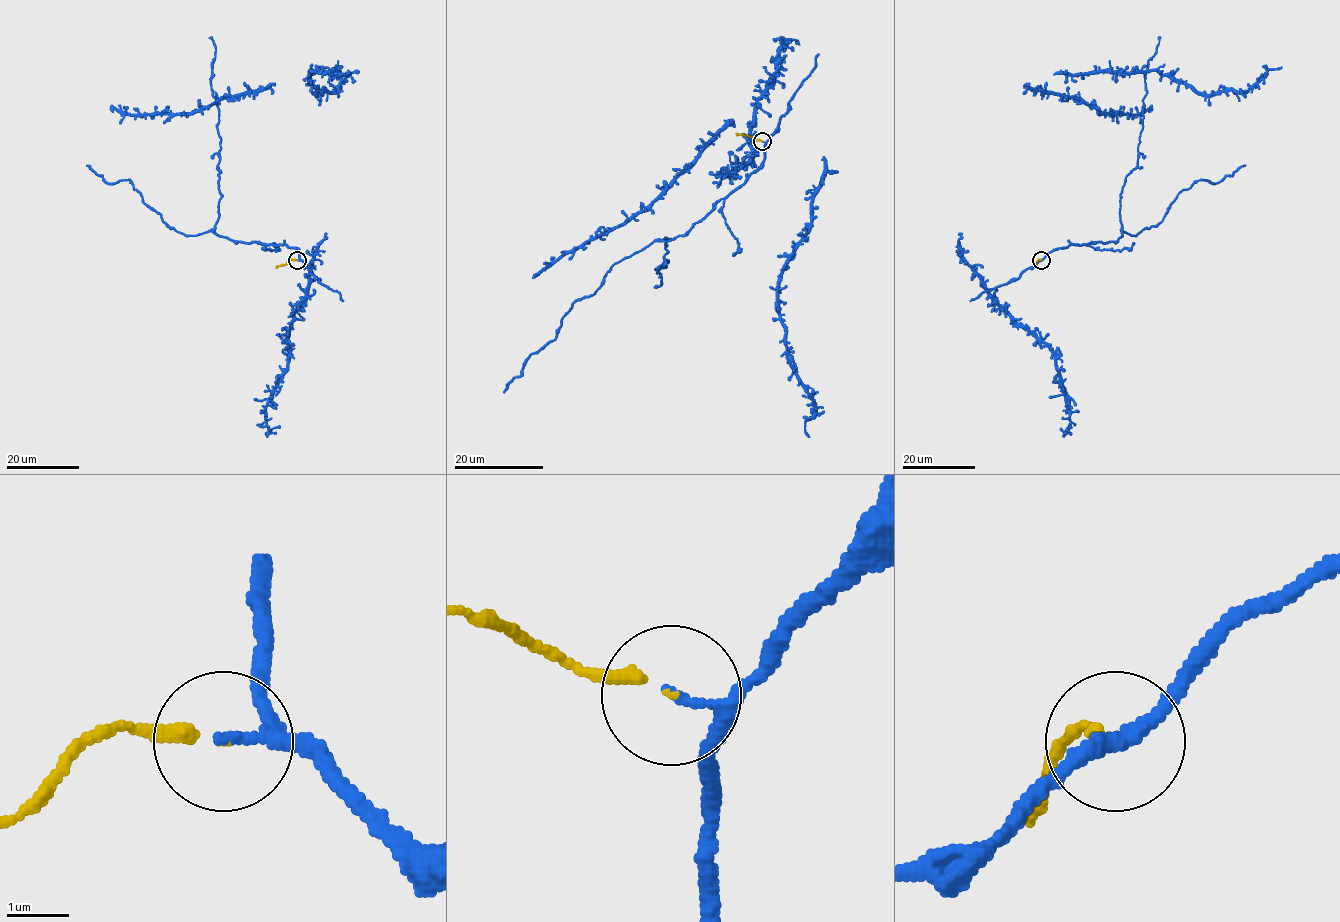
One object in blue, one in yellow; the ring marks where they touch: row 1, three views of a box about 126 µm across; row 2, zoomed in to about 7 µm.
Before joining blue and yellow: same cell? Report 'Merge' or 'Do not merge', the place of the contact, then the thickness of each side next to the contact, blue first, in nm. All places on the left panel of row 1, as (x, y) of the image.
Merge. Place: (297, 260). Thickness 130 nm (blue) against 190 nm

